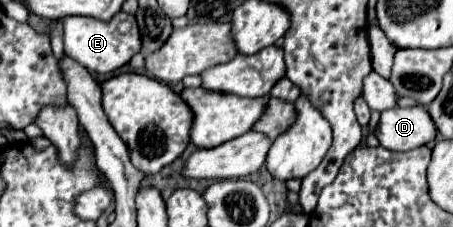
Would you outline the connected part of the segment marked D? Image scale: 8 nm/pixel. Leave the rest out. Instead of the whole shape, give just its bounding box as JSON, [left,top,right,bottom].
[377,107,437,151]

